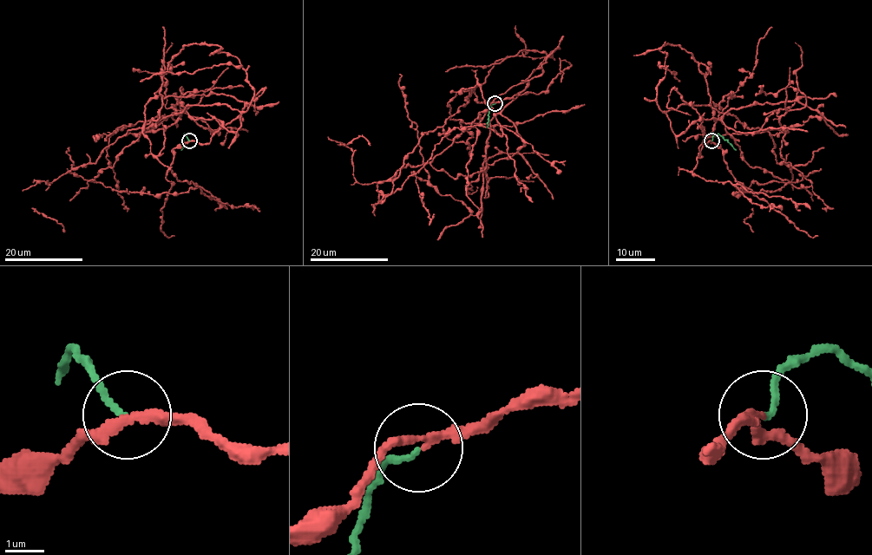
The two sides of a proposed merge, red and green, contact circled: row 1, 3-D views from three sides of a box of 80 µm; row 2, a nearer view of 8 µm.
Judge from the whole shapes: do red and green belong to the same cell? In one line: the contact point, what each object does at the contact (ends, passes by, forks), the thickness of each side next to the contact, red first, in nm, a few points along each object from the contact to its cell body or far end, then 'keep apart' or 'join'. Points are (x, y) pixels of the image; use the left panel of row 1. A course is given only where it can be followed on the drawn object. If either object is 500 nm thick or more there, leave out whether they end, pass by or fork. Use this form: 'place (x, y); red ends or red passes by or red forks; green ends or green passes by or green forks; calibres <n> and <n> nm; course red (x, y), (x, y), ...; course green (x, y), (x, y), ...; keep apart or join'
place (189, 140); red passes by; green ends; calibres 200 and 140 nm; course red (190, 140), (251, 103), (219, 45), (180, 51), (87, 182), (196, 187), (142, 132), (159, 95), (279, 101); course green (189, 140), (183, 133), (181, 150); keep apart

